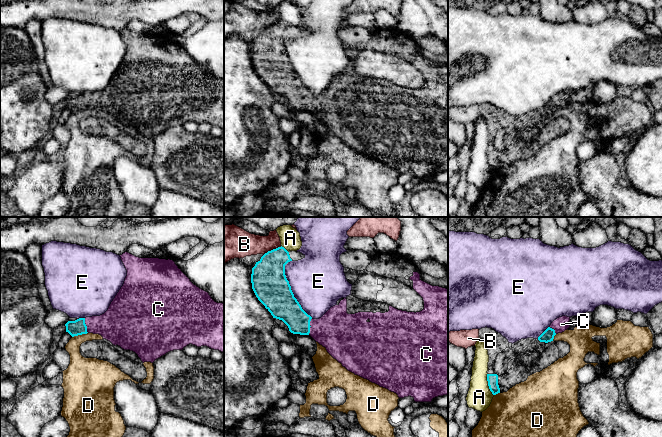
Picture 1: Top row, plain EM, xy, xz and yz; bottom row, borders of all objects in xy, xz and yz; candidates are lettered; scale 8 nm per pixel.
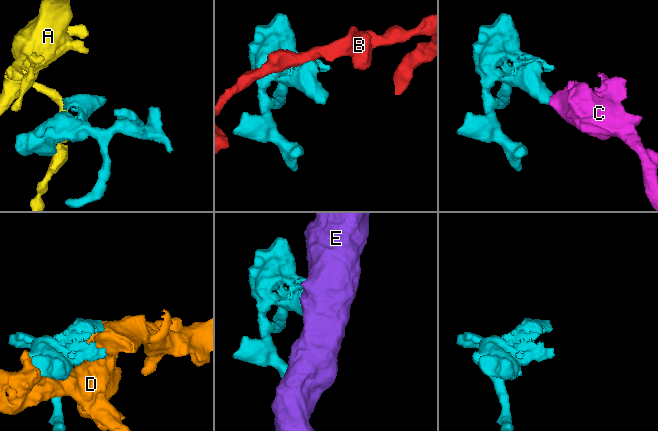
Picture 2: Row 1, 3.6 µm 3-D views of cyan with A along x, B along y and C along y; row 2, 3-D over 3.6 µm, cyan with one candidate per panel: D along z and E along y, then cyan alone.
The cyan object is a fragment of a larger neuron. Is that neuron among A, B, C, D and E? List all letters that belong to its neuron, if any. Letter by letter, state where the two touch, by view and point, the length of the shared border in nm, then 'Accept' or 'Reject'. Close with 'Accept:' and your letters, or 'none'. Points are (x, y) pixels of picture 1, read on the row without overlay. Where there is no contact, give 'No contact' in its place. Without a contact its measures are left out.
A: Touches cyan at yz (488, 160). Shared border 190 nm. Reject
B: Touches cyan at xz (273, 25). Shared border 160 nm. Reject
C: Touches cyan at xz (310, 102). Shared border 140 nm. Accept
D: Touches cyan at xy (79, 110). Shared border 130 nm. Reject
E: Touches cyan at xz (290, 65). Shared border 500 nm. Reject
Accept: C

